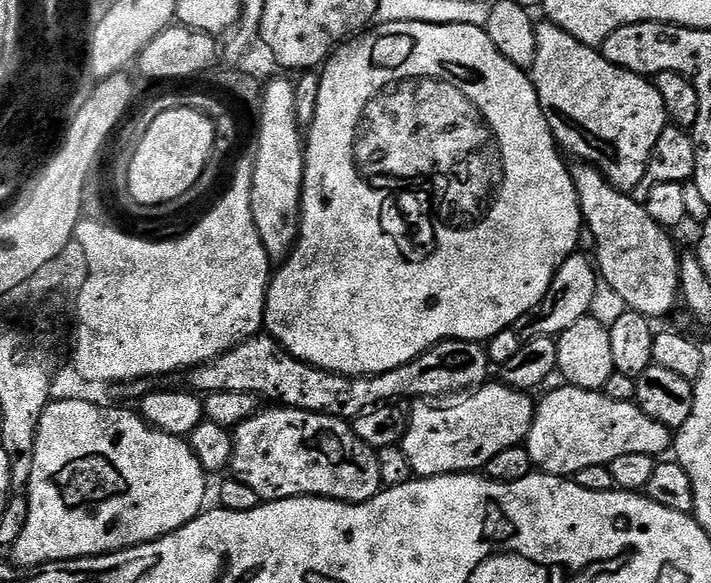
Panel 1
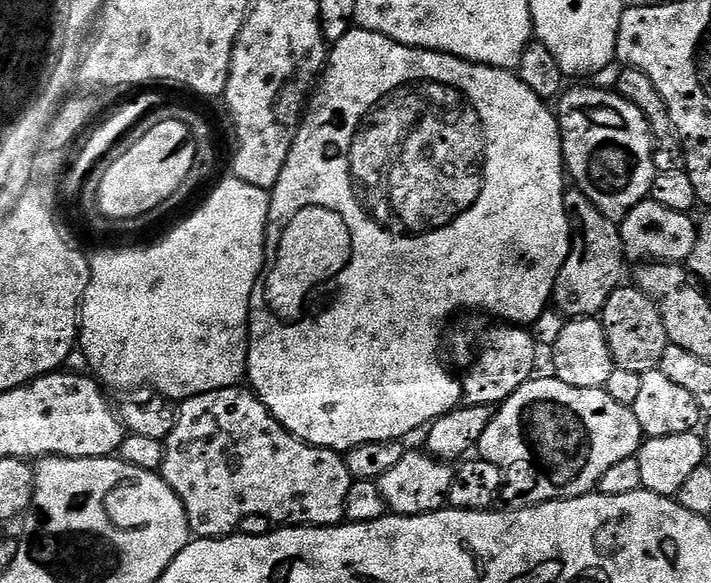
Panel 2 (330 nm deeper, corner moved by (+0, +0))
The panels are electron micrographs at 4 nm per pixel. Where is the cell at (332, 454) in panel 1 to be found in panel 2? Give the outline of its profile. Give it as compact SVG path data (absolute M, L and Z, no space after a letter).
M244 386L210 390L206 394L191 396L189 400L185 400L179 405L174 430L164 440L162 475L165 482L176 491L178 498L183 502L184 509L188 515L188 526L191 535L196 538L219 538L233 535L239 529L236 527L243 520L250 519L251 516L265 516L266 519L273 520L273 525L276 526L315 526L318 528L335 526L344 520L346 494L350 494L350 486L353 481L350 470L346 466L344 456L341 453L329 448L316 448L313 444L307 444L306 441L300 440L294 434L287 432L270 414L270 410L262 403L260 397Z

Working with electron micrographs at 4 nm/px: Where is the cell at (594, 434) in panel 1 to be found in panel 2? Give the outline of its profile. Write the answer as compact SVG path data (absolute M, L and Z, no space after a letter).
M555 378L540 379L527 380L495 409L478 445L479 459L494 462L504 472L506 496L512 499L513 509L589 495L610 466L637 455L642 443L638 418L632 409L622 406L622 402L614 402L603 388L575 388Z

